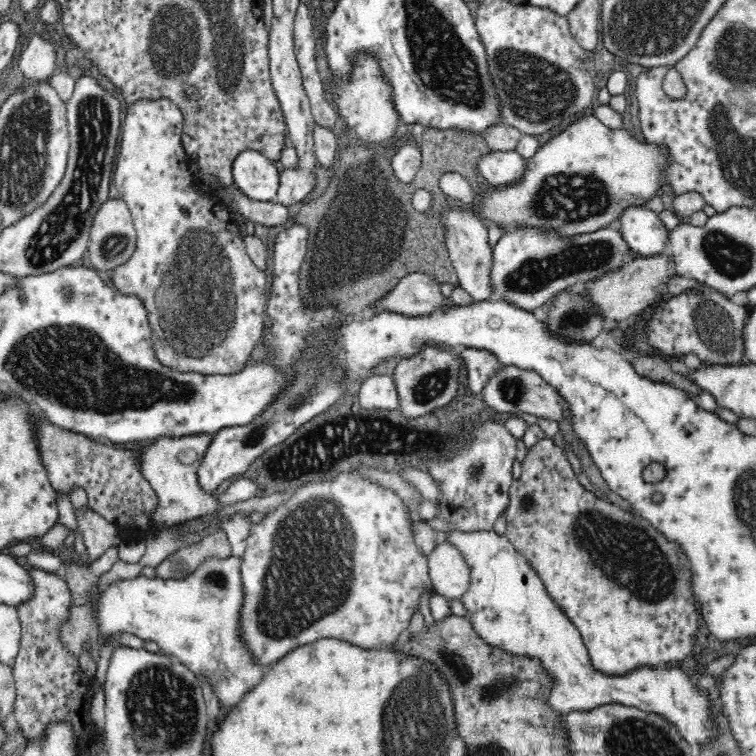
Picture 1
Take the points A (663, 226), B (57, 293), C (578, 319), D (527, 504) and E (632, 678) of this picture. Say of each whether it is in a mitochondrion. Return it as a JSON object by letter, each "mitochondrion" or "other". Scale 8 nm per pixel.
{"A":"other","B":"other","C":"mitochondrion","D":"mitochondrion","E":"other"}

